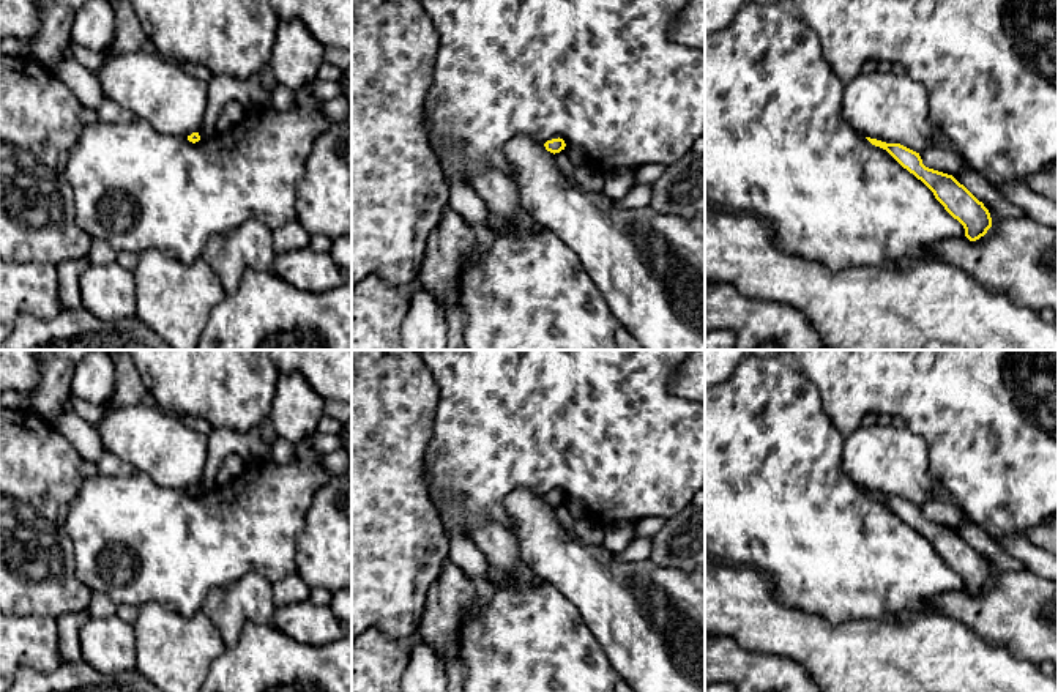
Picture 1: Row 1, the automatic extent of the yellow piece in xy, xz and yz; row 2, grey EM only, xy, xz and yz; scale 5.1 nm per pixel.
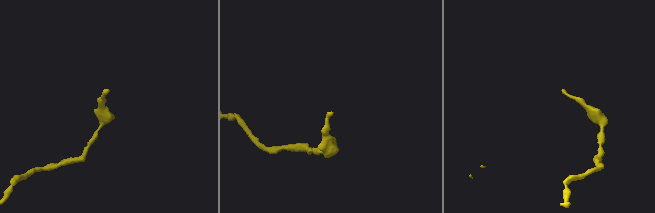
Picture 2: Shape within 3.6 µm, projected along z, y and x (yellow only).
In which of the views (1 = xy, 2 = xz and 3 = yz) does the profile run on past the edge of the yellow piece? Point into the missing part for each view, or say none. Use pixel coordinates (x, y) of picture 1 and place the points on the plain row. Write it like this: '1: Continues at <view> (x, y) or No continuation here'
1: No continuation here
2: No continuation here
3: No continuation here

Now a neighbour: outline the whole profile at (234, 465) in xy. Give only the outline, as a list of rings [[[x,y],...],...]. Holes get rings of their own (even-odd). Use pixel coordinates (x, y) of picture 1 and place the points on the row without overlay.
[[[238,454],[229,456],[218,470],[216,484],[229,484],[246,470],[248,463],[249,460]]]

